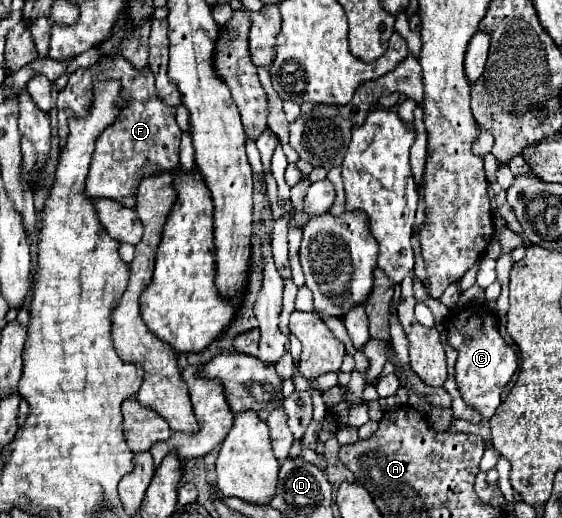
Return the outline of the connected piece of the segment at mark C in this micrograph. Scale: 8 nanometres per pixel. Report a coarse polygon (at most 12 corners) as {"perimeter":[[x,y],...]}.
{"perimeter":[[486,306],[446,320],[464,402],[490,420],[518,368]]}

